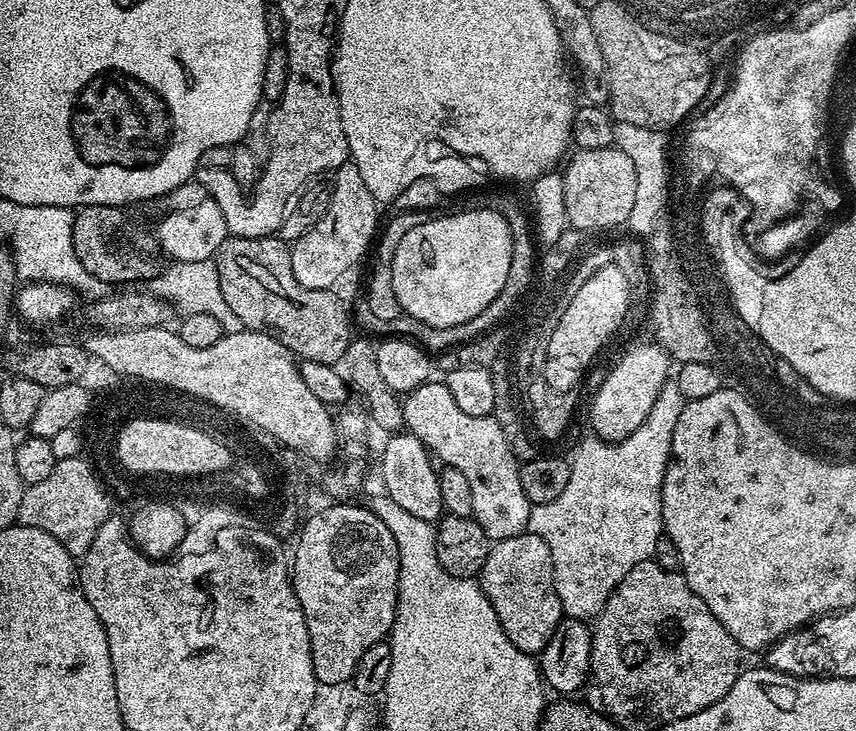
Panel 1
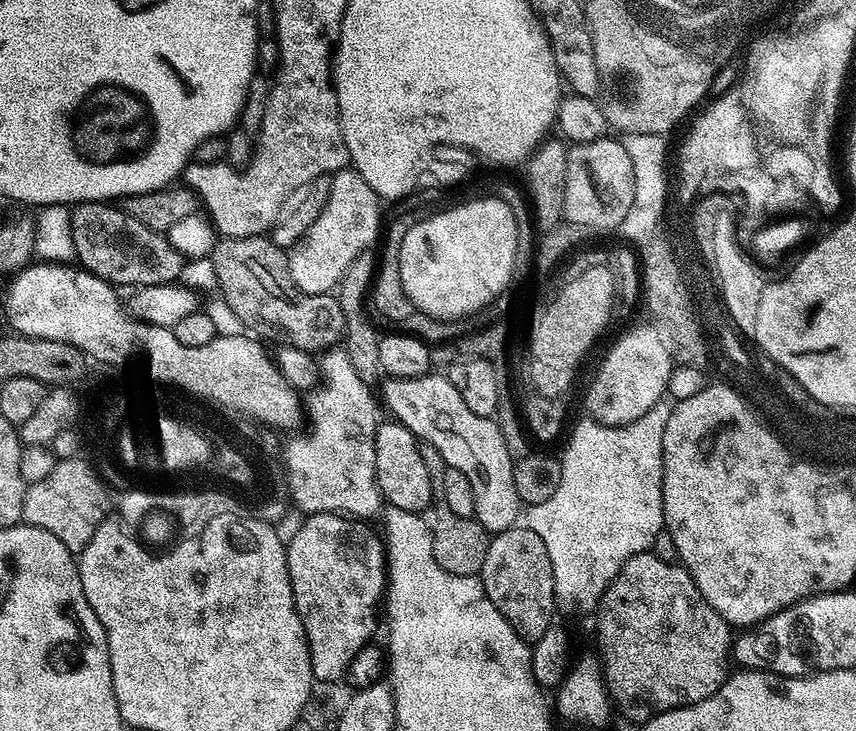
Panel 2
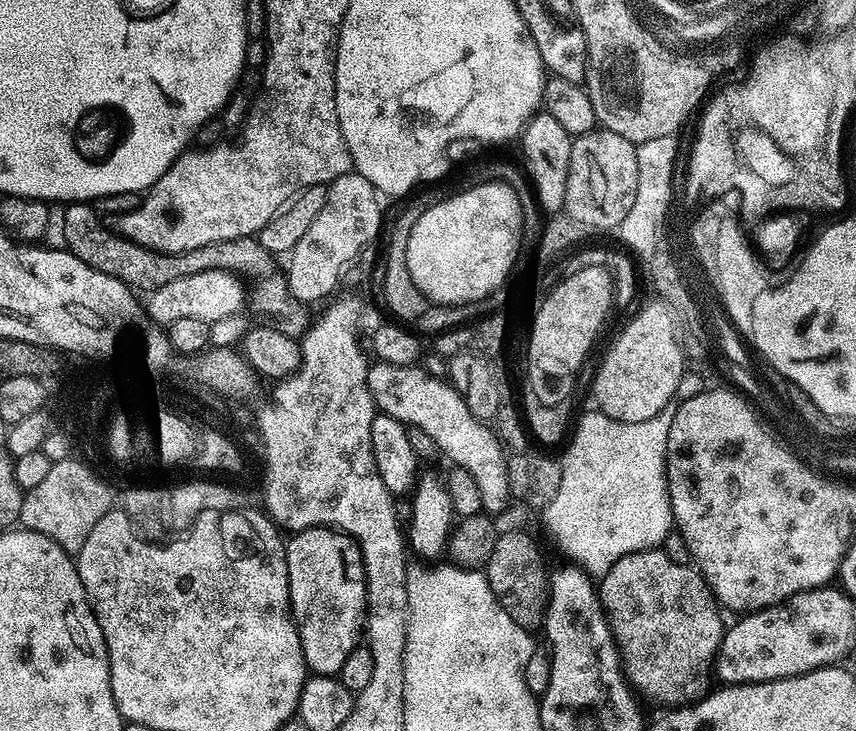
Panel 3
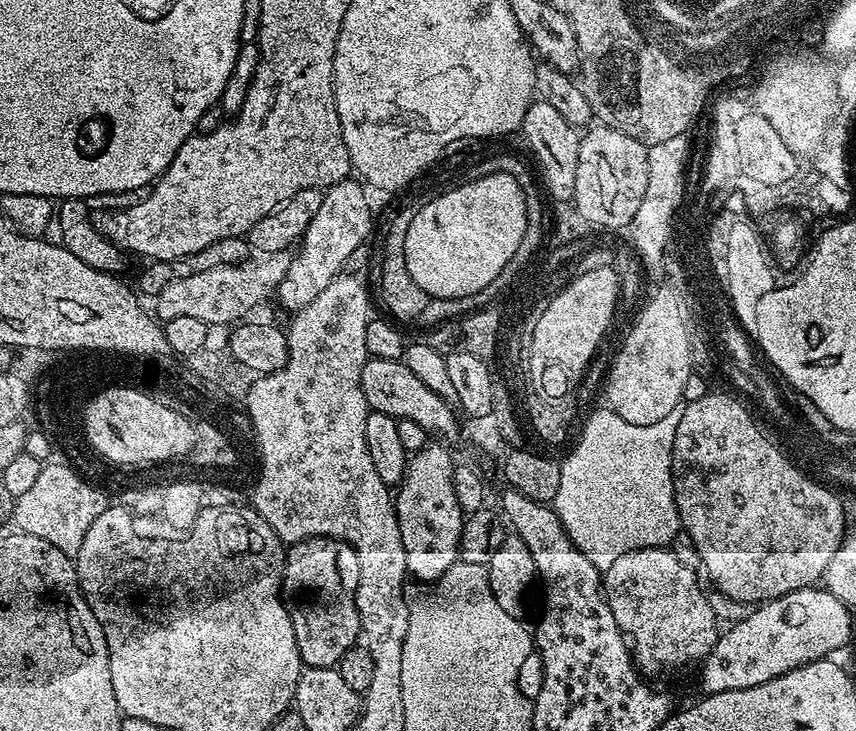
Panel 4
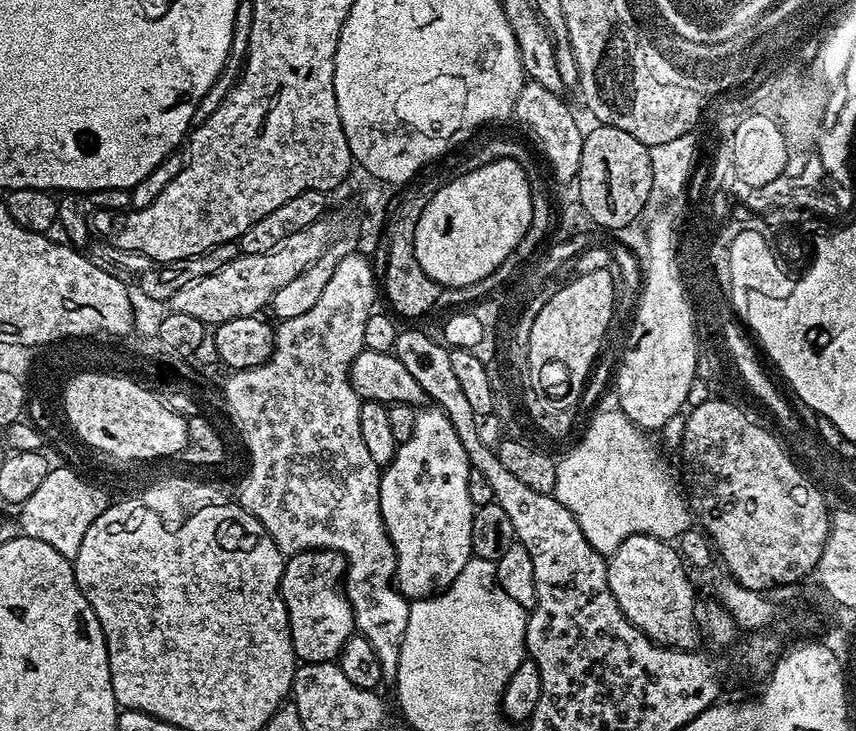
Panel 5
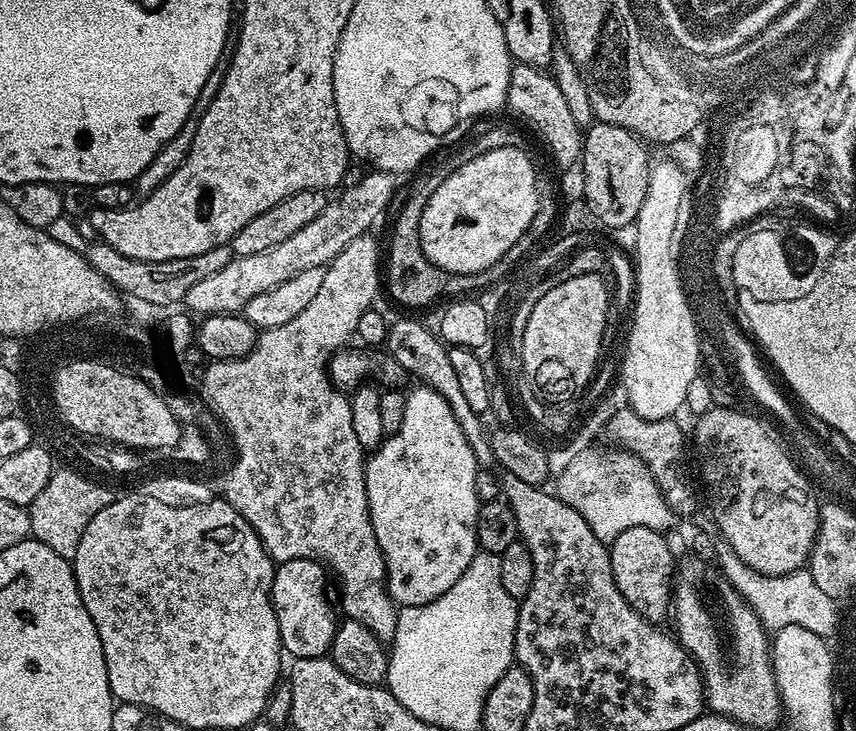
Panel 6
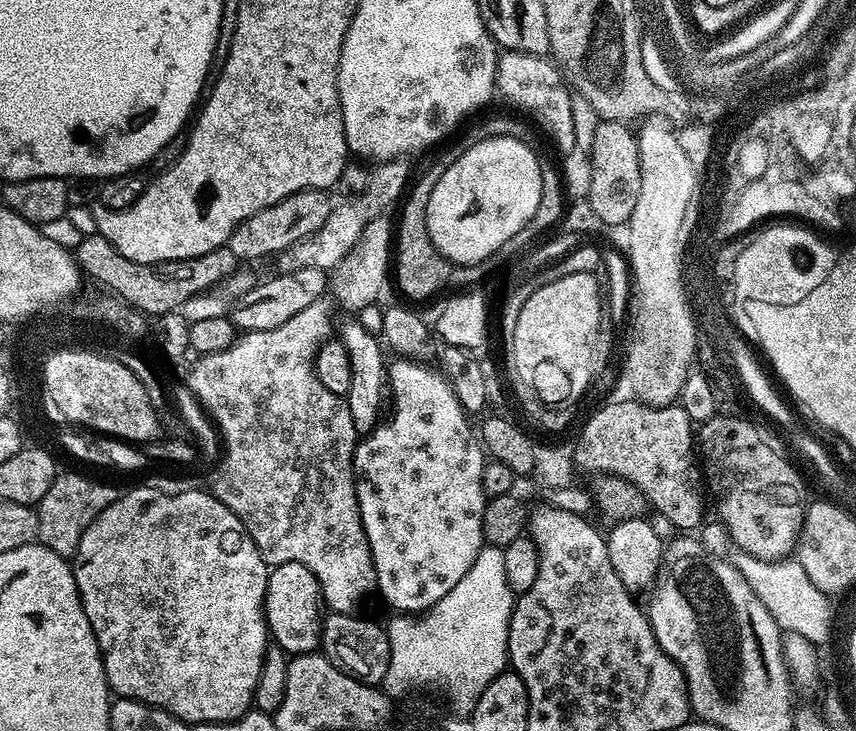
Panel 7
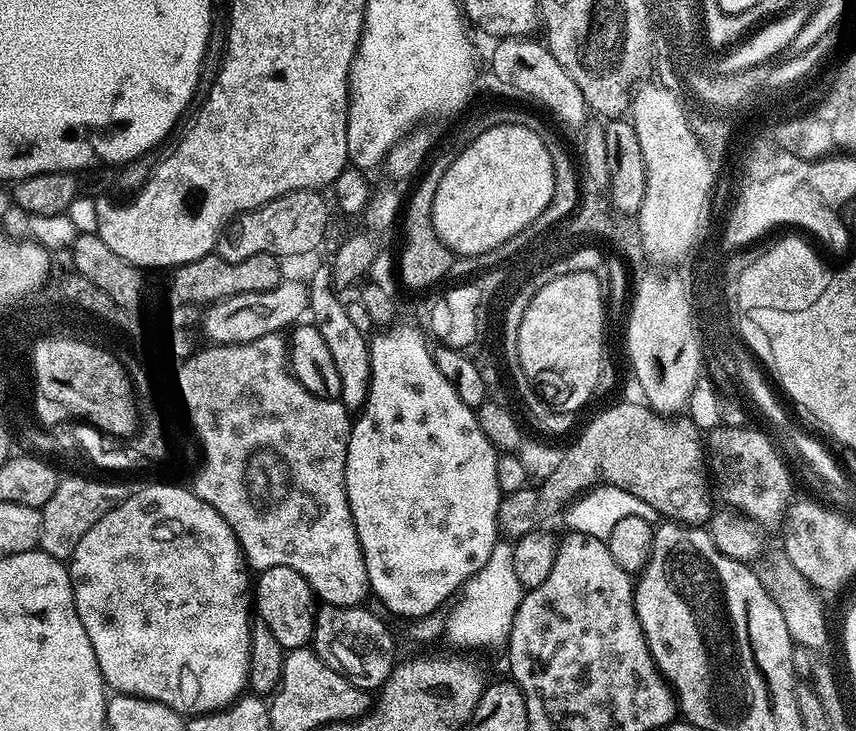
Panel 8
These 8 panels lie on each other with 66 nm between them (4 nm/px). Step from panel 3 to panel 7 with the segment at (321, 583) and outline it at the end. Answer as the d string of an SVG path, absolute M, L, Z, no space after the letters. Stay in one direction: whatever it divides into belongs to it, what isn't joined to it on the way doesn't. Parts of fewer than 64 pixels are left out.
M286 562L275 565L268 573L266 594L264 595L264 618L268 621L271 639L283 652L292 656L304 656L307 652L316 652L322 644L322 597L318 578L302 562Z

